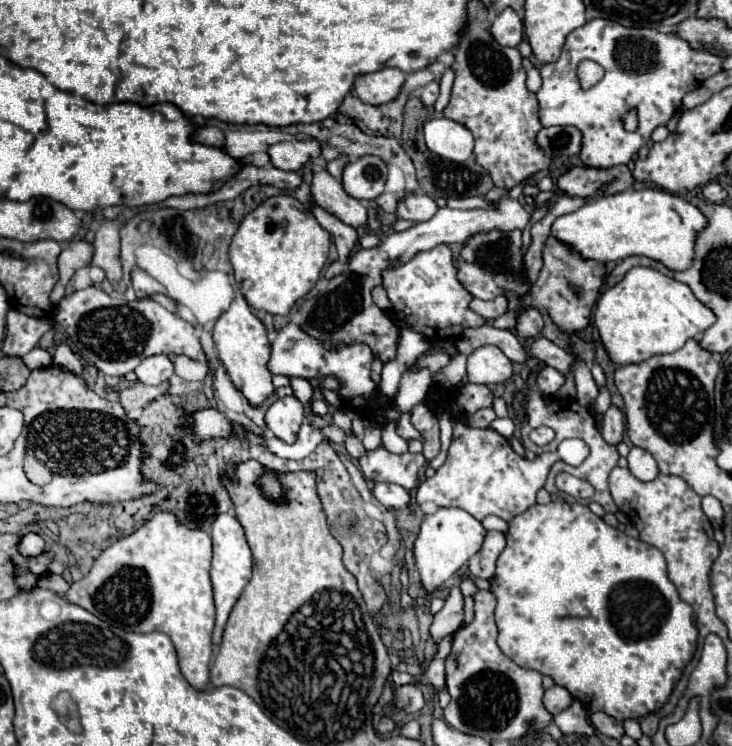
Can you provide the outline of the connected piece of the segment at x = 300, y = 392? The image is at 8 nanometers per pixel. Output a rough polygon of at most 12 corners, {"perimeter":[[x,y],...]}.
{"perimeter":[[292,378],[292,390],[302,404],[310,404],[308,380]]}

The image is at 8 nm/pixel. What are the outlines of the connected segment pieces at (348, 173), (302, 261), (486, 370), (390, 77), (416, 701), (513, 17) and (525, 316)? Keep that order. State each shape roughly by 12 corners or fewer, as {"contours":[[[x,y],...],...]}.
{"contours":[[[378,156],[346,164],[342,186],[358,200],[384,192],[386,164]],[[278,194],[230,244],[254,310],[286,316],[314,288],[330,234]],[[498,346],[468,356],[468,382],[500,384],[512,362]],[[384,68],[360,76],[354,92],[364,104],[398,98],[404,72]],[[418,686],[396,688],[394,708],[418,714],[424,696]],[[506,8],[492,22],[490,34],[500,46],[518,46],[522,18]],[[526,308],[516,322],[524,338],[542,330],[542,316],[536,308]]]}

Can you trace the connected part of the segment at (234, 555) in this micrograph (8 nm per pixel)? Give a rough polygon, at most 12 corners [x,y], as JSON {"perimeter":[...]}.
{"perimeter":[[240,522],[212,524],[212,578],[220,644],[230,610],[252,576]]}

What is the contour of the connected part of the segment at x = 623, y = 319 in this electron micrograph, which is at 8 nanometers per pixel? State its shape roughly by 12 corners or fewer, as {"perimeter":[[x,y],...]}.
{"perimeter":[[644,266],[600,296],[594,326],[620,366],[676,352],[716,316]]}

